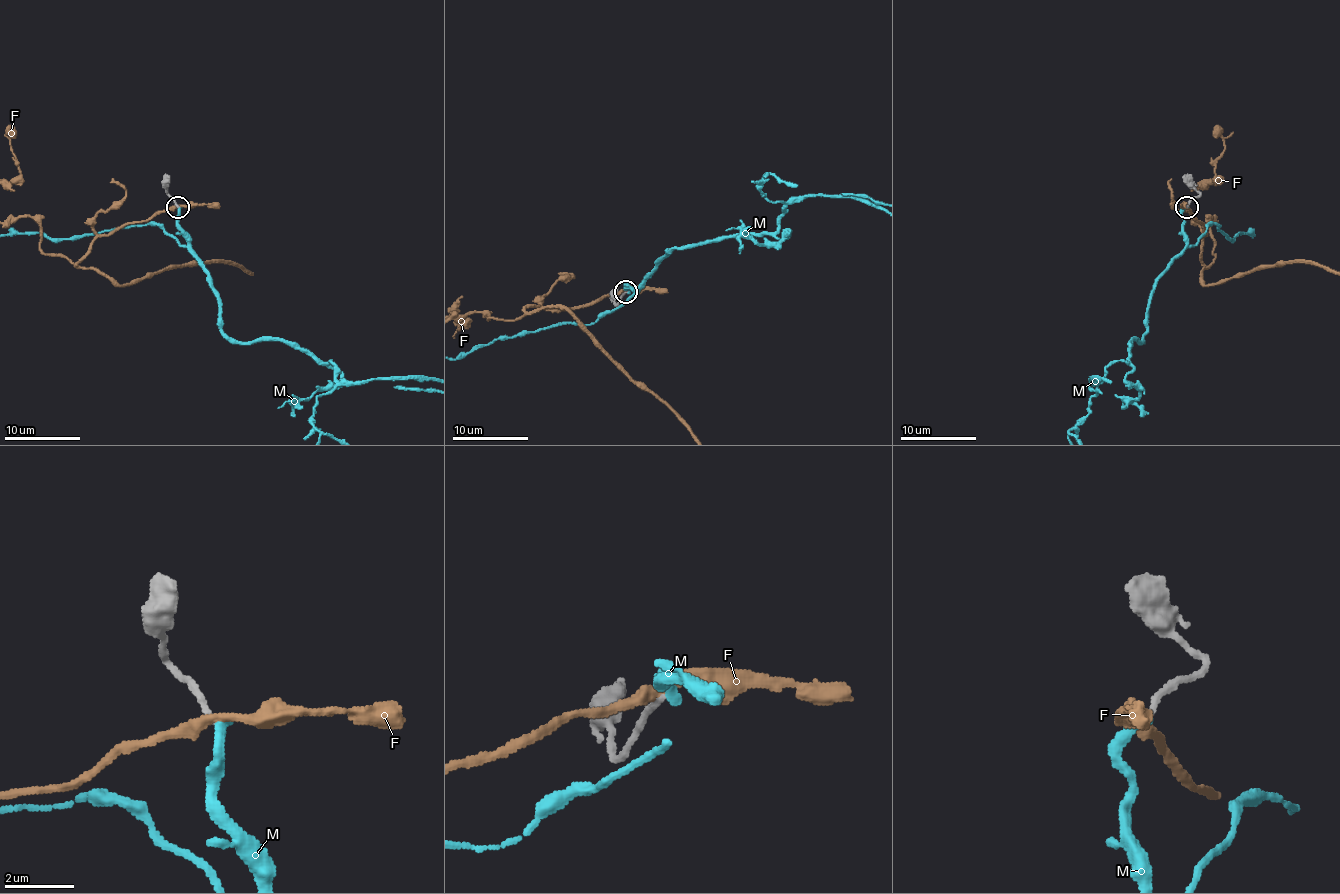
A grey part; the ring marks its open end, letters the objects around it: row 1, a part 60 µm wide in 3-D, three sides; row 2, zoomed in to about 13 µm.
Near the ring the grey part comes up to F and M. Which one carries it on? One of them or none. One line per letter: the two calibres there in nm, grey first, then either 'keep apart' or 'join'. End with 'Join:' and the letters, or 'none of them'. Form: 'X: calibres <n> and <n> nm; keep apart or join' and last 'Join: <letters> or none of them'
F: calibres 190 and 320 nm; keep apart
M: calibres 190 and 340 nm; keep apart
Join: none of them

